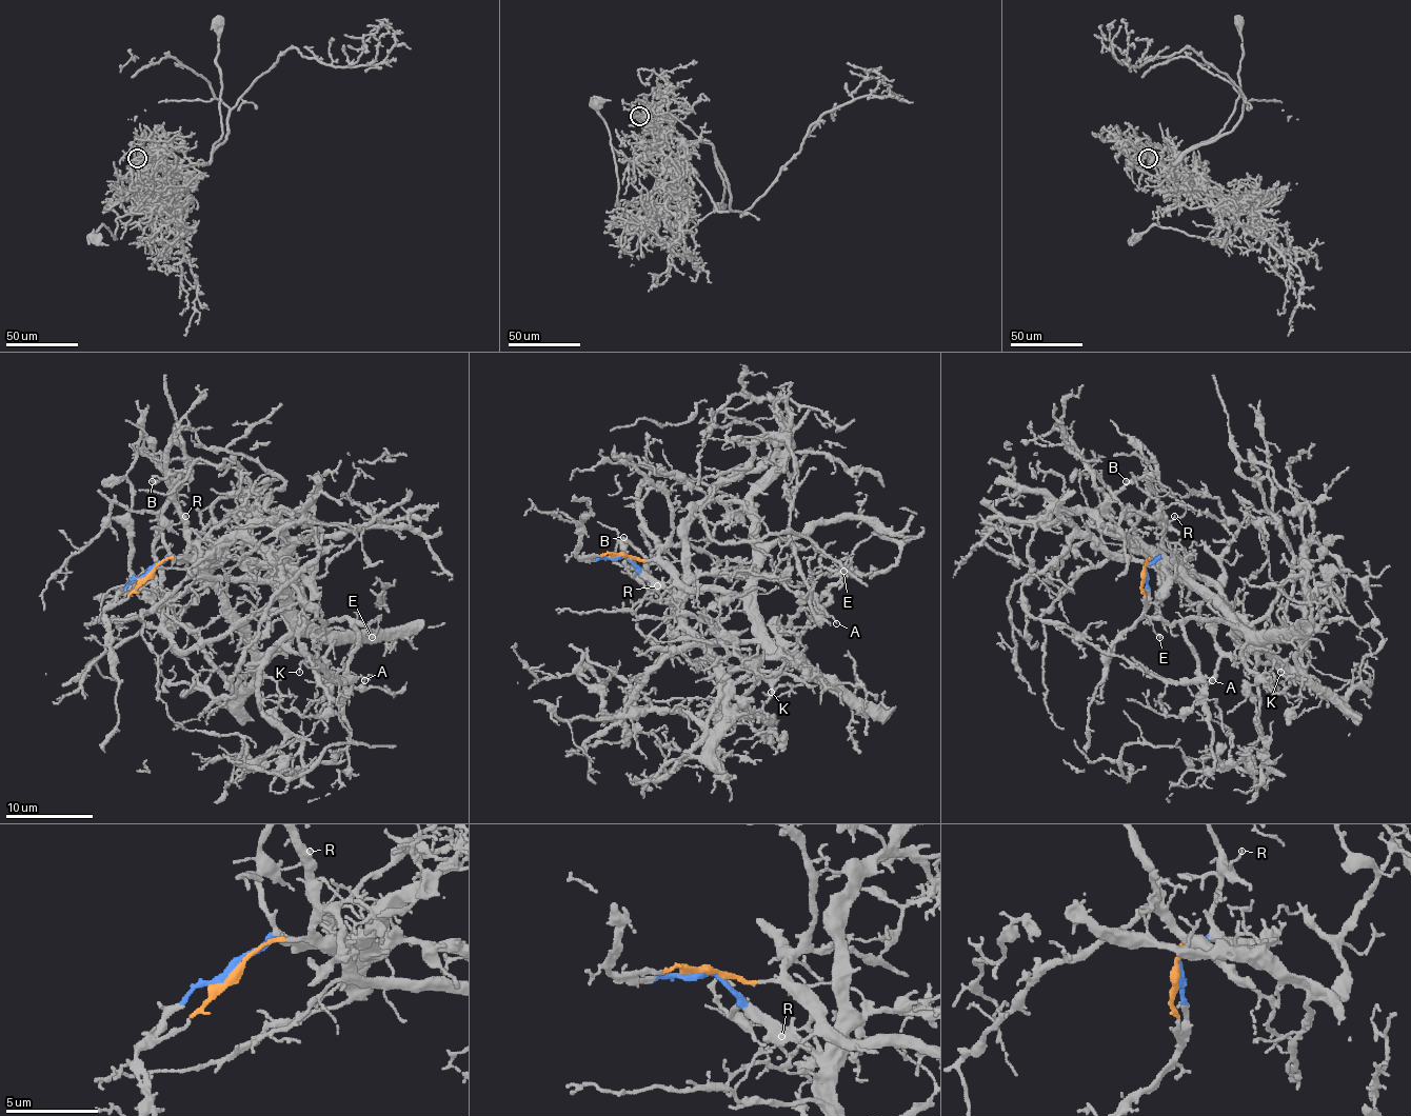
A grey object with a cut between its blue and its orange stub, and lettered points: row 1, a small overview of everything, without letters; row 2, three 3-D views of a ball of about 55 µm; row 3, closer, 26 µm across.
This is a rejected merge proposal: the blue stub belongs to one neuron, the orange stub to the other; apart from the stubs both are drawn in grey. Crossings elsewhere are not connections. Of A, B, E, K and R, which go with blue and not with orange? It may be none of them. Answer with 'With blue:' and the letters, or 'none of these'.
With blue: B, R

